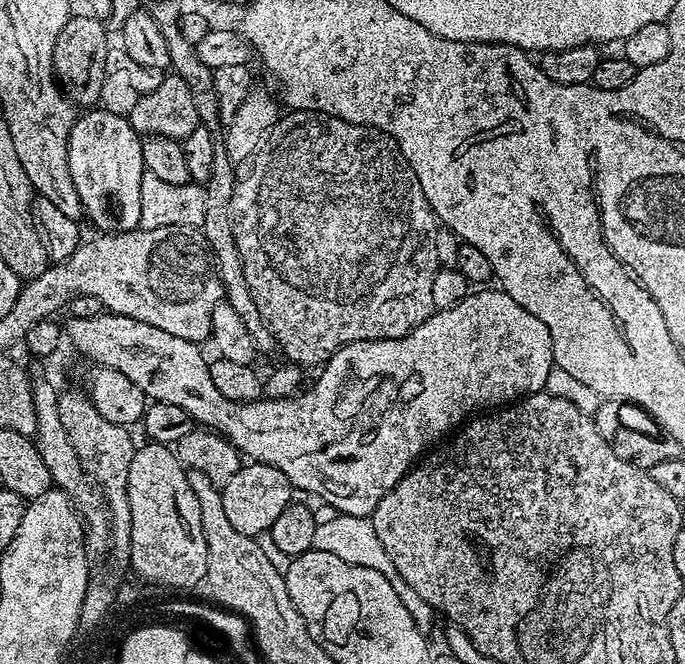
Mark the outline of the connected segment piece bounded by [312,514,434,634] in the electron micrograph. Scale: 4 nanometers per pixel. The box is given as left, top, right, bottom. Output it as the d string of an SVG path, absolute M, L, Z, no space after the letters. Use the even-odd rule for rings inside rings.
M332 514L329 520L321 519L314 530L312 547L322 550L326 554L334 554L345 562L354 562L354 566L366 566L370 570L378 570L378 574L387 576L390 586L394 586L394 594L398 594L402 606L406 606L406 610L410 610L410 618L414 618L414 622L421 632L431 633L434 609L414 591L414 586L406 586L406 578L402 578L402 574L398 574L394 570L394 562L390 562L390 554L386 554L386 549L382 547L382 542L378 539L378 534L374 531L369 517Z

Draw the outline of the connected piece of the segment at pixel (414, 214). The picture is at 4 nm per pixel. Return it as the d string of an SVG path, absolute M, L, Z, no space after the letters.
M293 111L288 115L292 116L284 114L279 117L272 127L268 141L247 165L248 173L241 175L234 186L234 242L242 258L242 270L246 286L250 286L250 298L254 298L254 306L258 306L258 314L271 330L279 351L284 351L288 355L285 357L293 364L322 366L342 346L363 340L402 338L432 315L434 307L431 302L431 282L438 269L435 237L438 220L432 213L414 170L404 160L395 139L387 131L372 128L369 124L351 124L337 116L329 116L326 112Z

